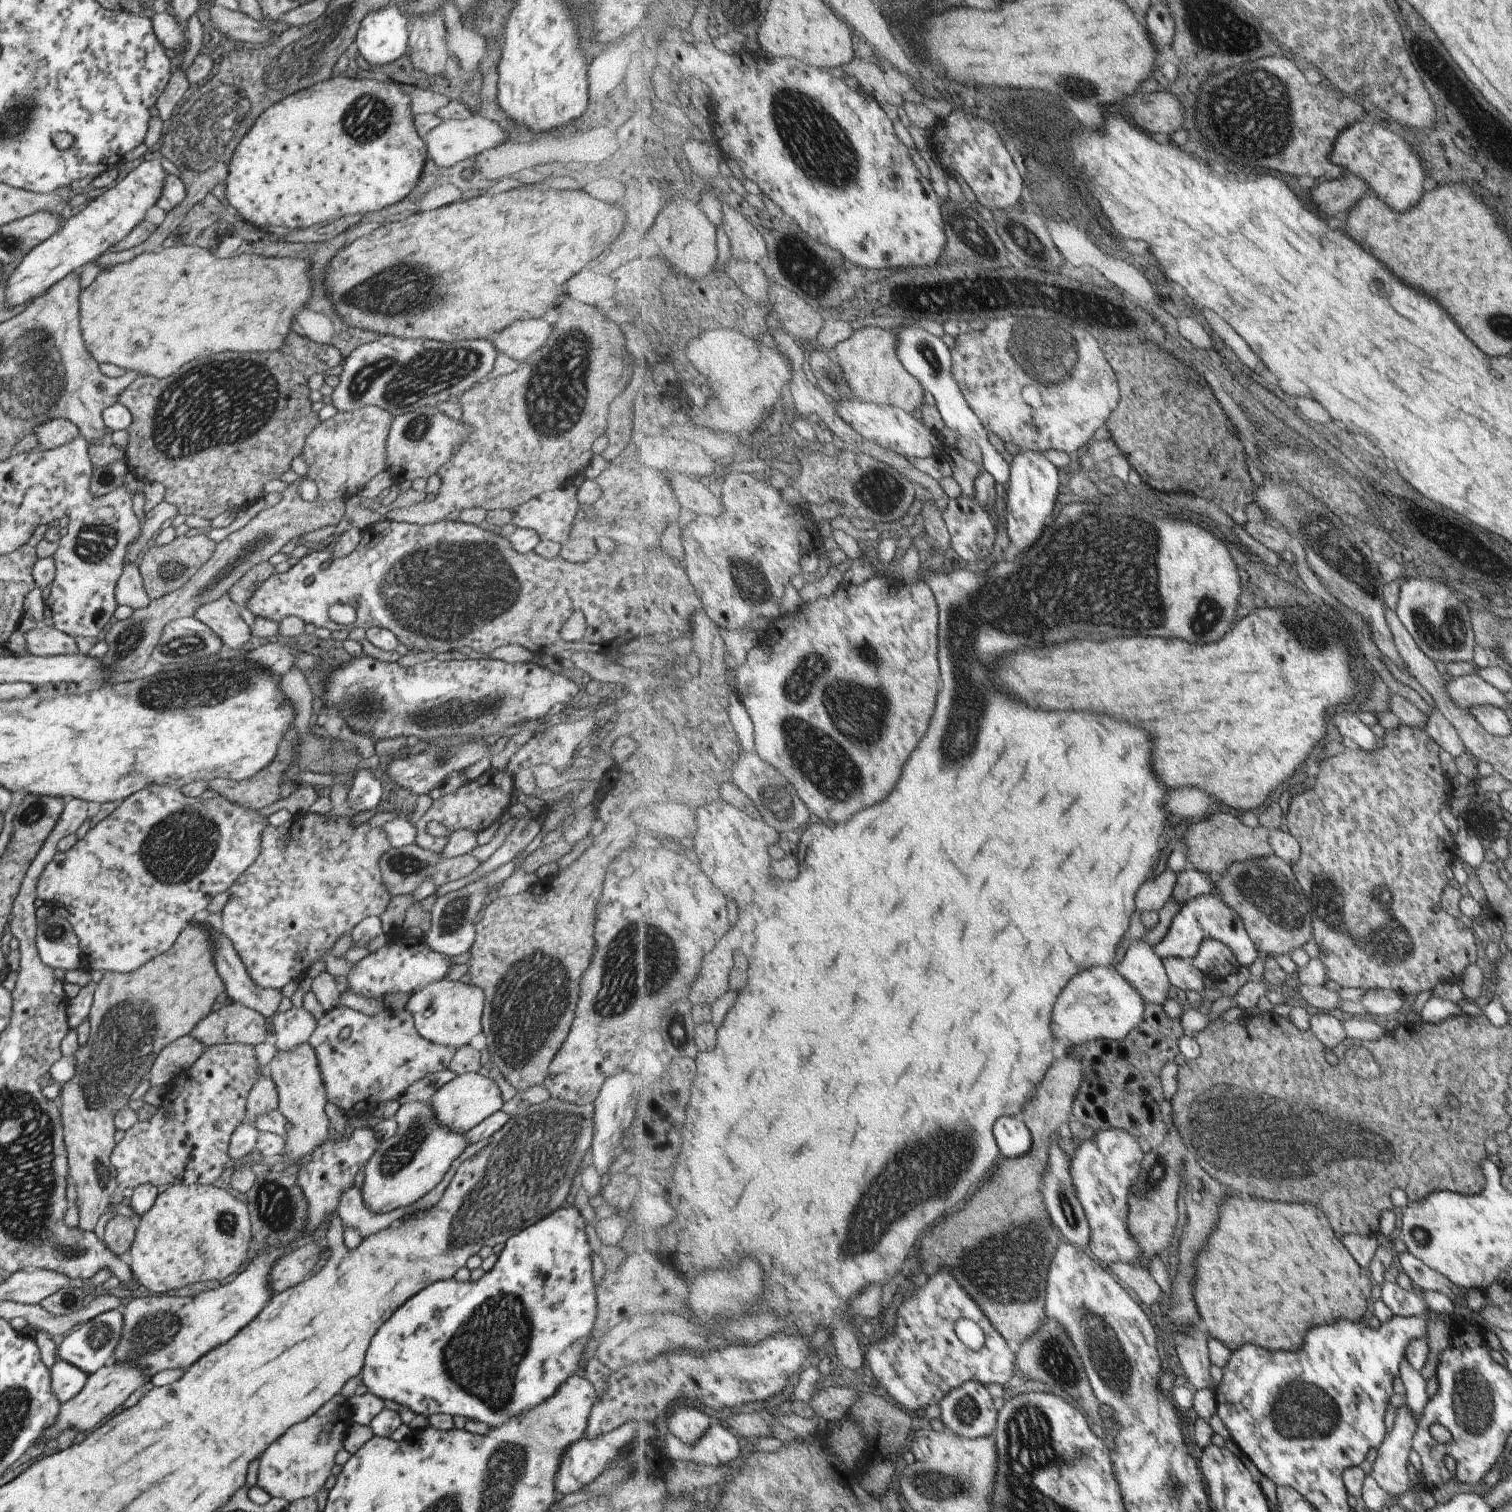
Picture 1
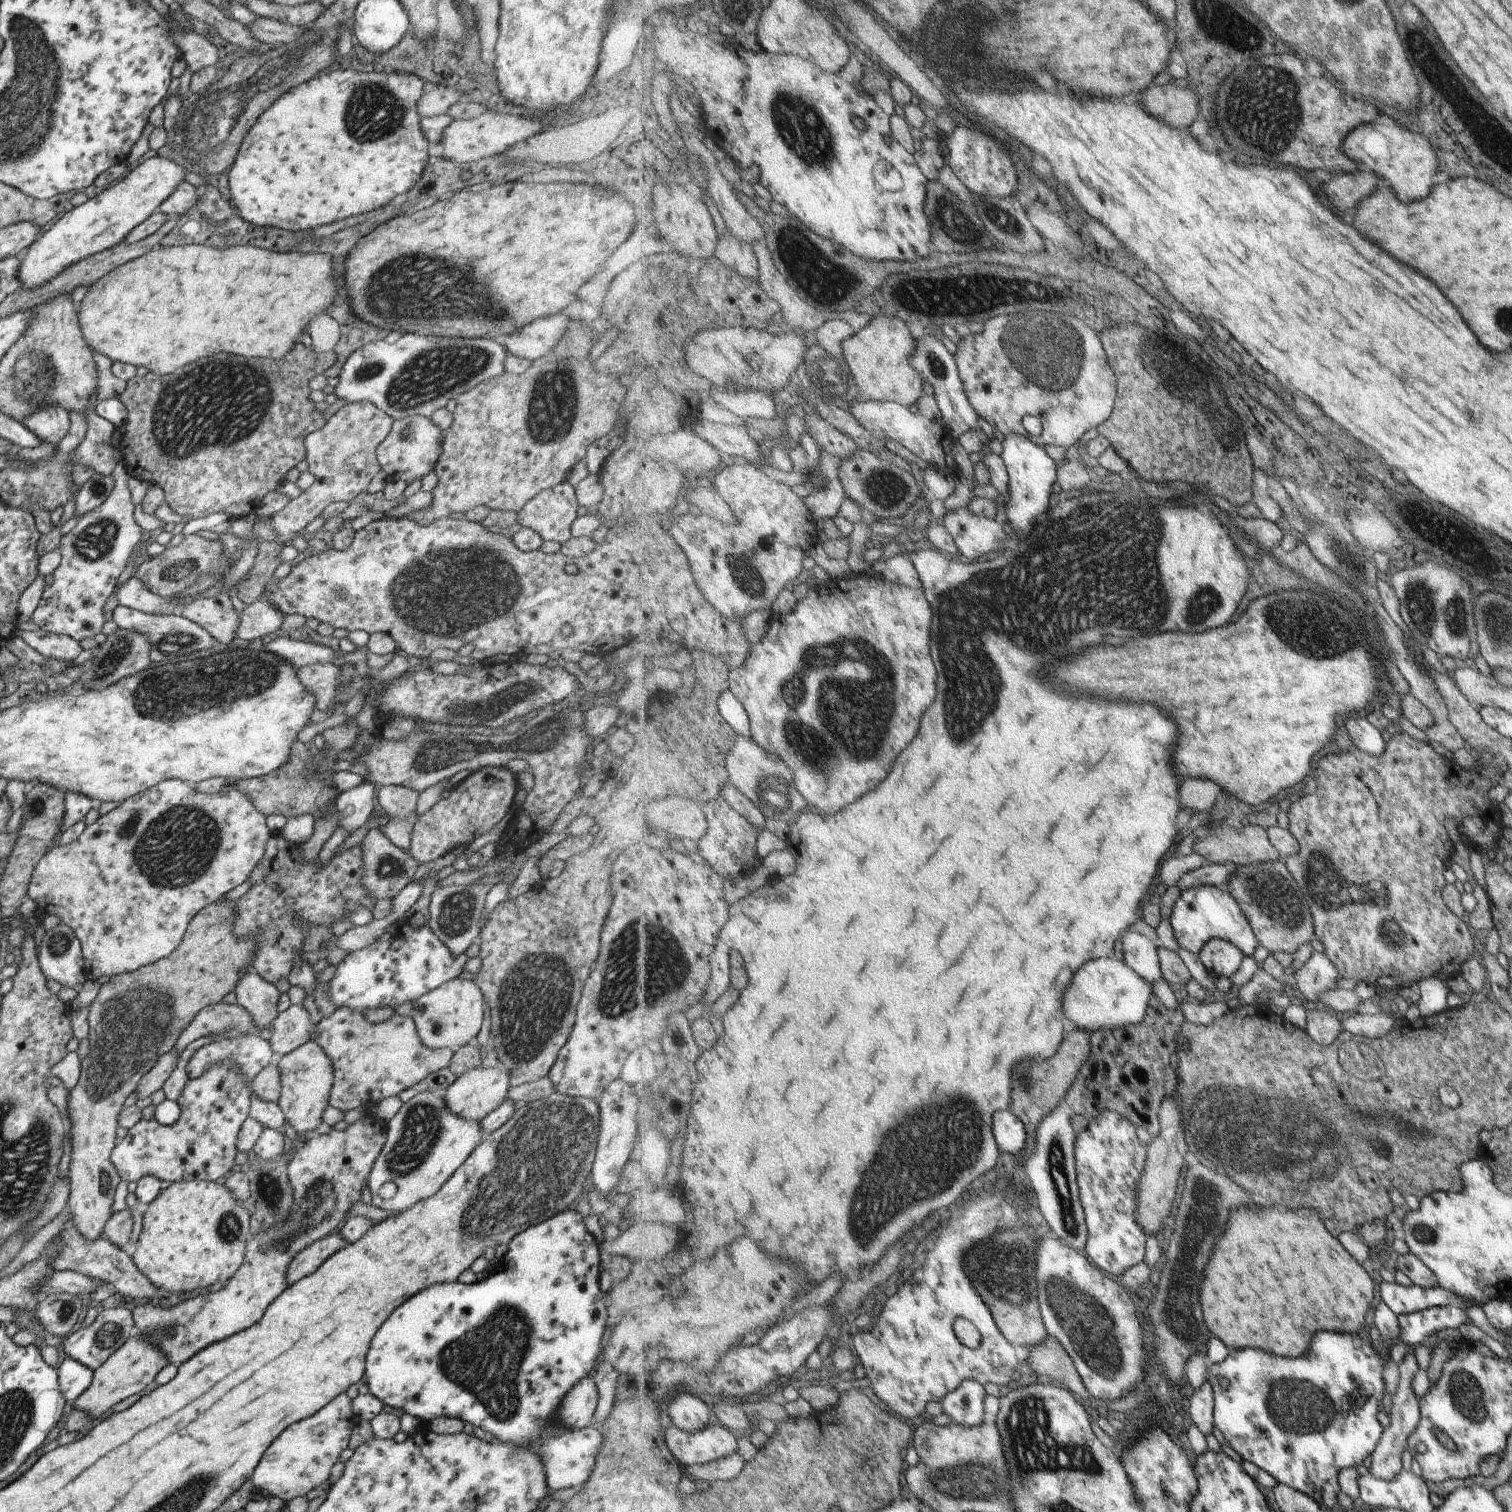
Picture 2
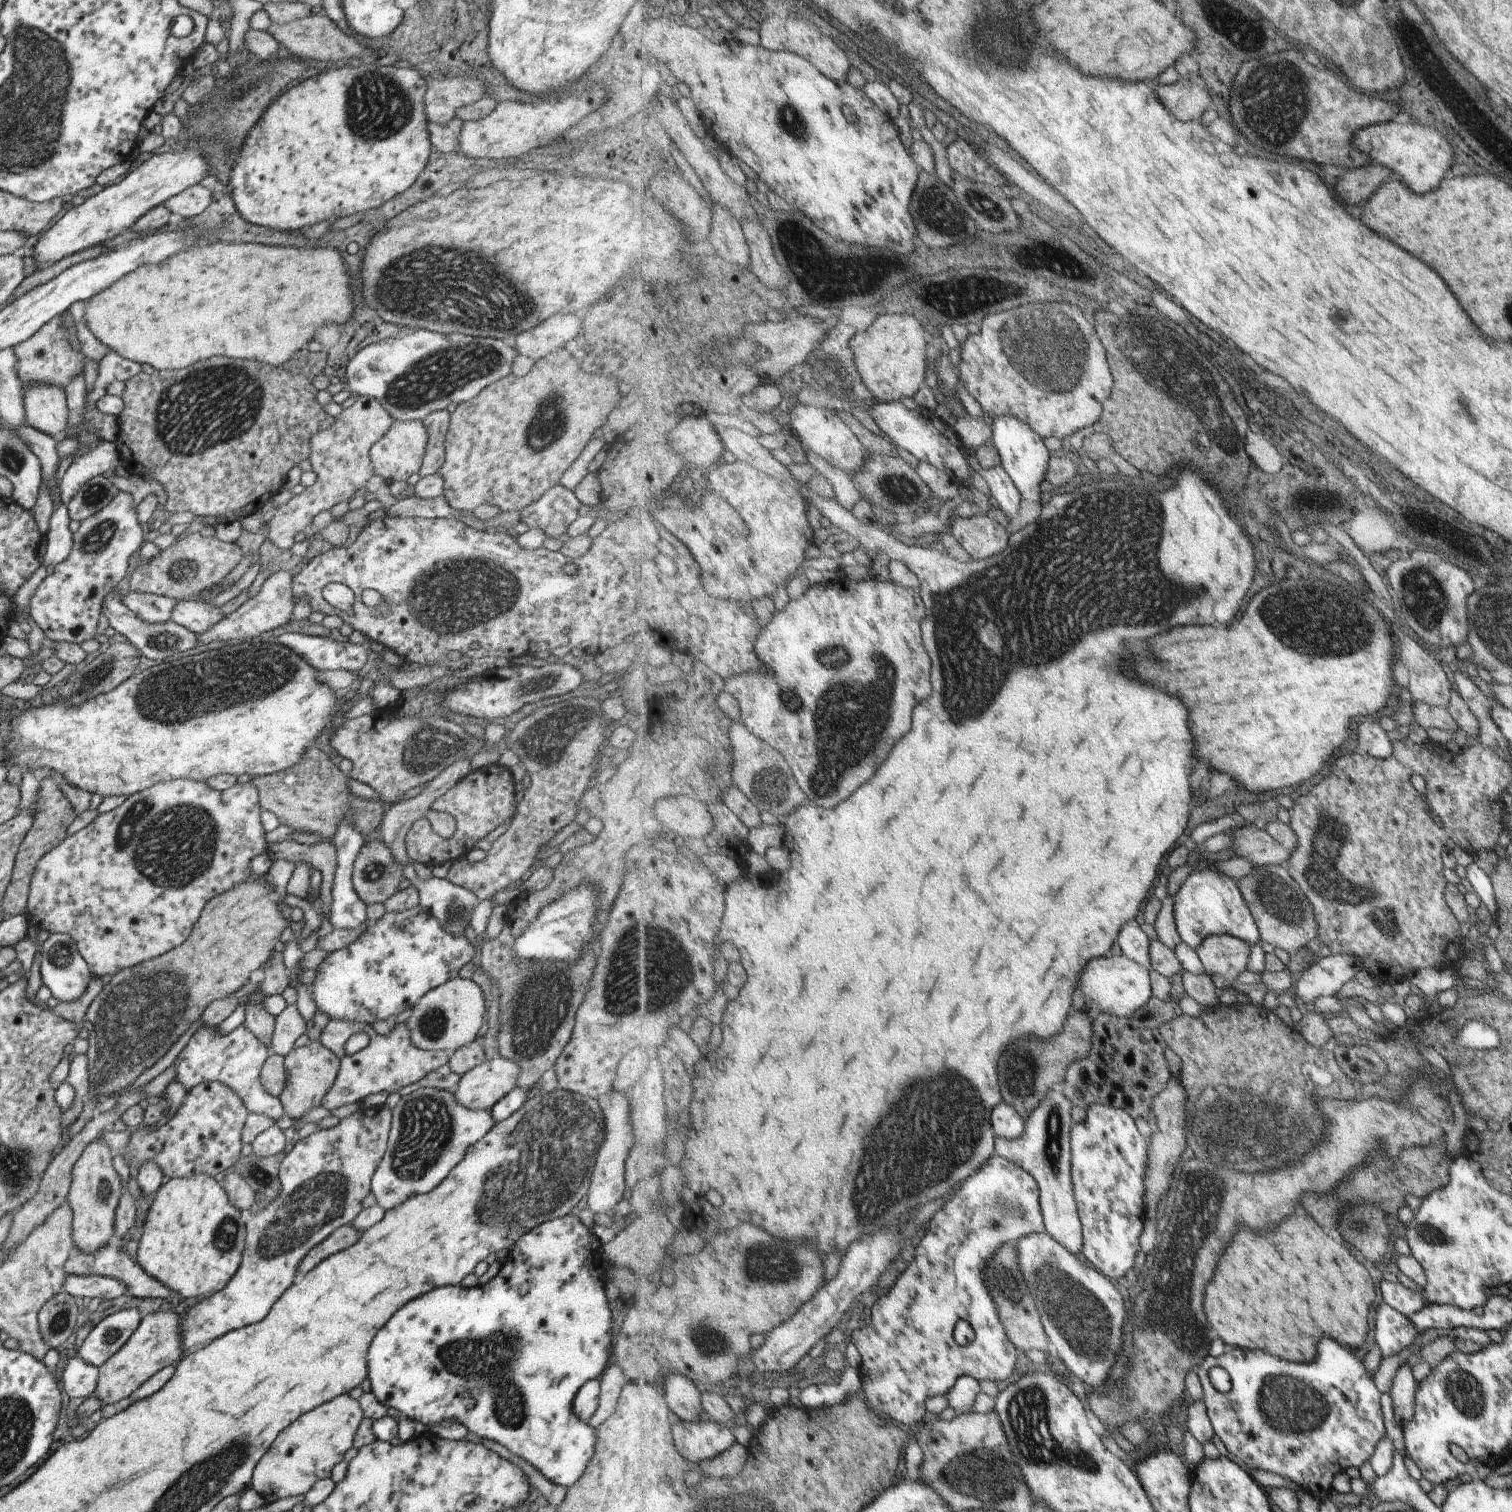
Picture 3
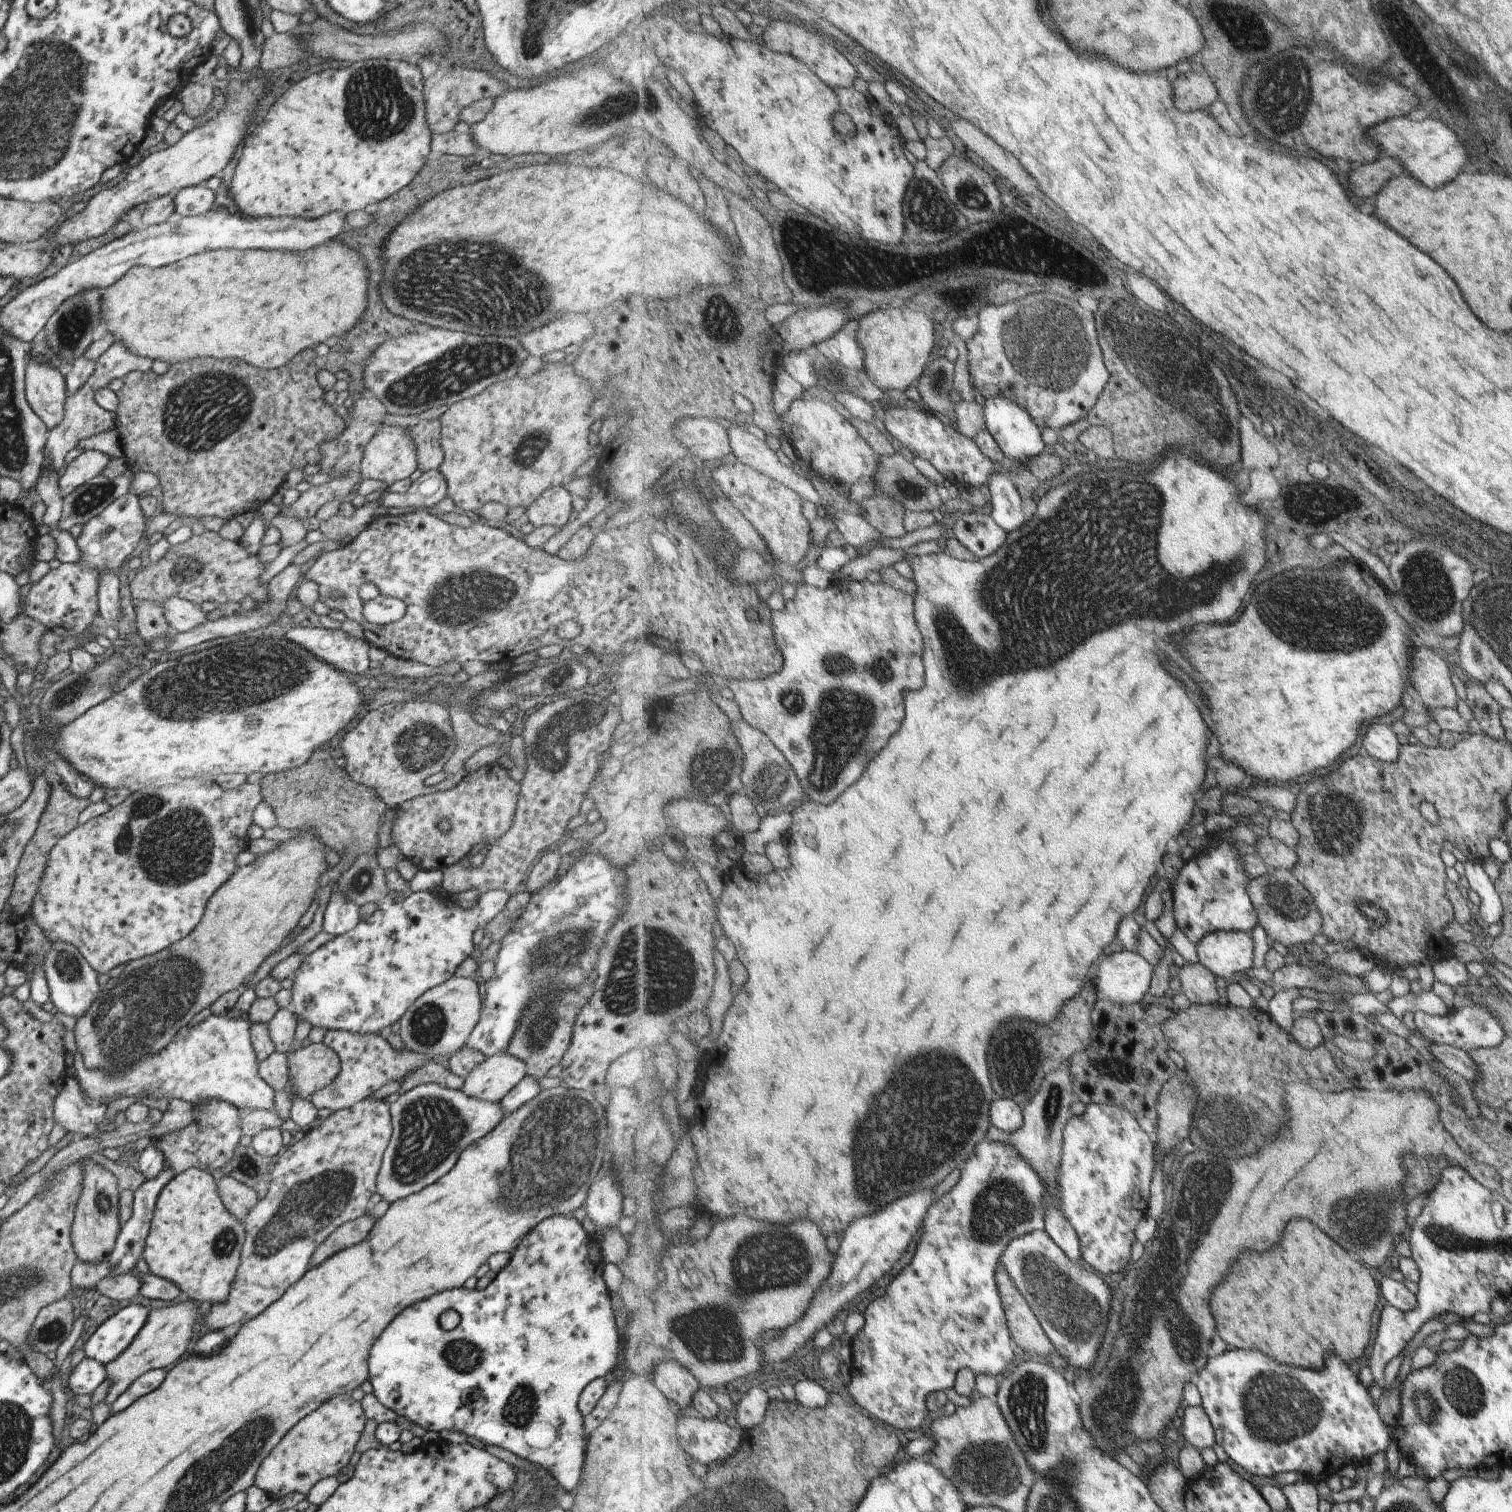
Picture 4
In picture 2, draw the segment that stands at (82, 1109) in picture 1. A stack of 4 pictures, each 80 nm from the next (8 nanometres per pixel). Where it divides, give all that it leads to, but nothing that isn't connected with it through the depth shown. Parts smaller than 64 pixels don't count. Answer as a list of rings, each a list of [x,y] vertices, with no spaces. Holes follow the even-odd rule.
[[[232,901],[212,903],[203,908],[190,921],[180,944],[164,958],[127,973],[113,974],[108,982],[101,984],[95,1000],[89,1005],[88,1054],[81,1058],[81,1075],[77,1085],[69,1092],[67,1116],[70,1121],[69,1144],[69,1200],[67,1207],[73,1214],[72,1224],[87,1241],[103,1236],[110,1208],[121,1181],[111,1161],[112,1149],[116,1146],[117,1116],[123,1109],[124,1100],[134,1091],[139,1080],[158,1062],[159,1055],[172,1050],[183,1030],[196,1015],[209,1006],[214,1006],[237,985],[238,979],[249,968],[251,958],[257,949],[257,935],[249,933],[240,939],[233,932],[235,909]]]

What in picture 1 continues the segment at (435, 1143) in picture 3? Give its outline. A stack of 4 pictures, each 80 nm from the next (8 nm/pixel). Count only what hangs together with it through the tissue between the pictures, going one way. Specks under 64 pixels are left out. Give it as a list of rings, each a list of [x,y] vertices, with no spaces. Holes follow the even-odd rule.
[[[412,1101],[400,1105],[394,1117],[398,1123],[395,1134],[383,1142],[378,1142],[373,1155],[363,1168],[363,1205],[379,1215],[402,1206],[410,1206],[418,1198],[426,1196],[442,1182],[448,1168],[468,1146],[465,1133],[455,1133],[436,1124],[429,1101]]]

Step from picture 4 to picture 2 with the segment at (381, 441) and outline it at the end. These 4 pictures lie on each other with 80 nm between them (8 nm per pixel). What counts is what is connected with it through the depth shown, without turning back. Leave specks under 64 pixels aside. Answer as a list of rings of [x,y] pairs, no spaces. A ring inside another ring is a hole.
[[[412,415],[393,421],[388,436],[380,443],[377,448],[377,459],[381,470],[390,476],[398,476],[398,480],[414,480],[424,478],[428,473],[435,469],[437,460],[441,457],[443,451],[443,430],[431,421],[430,417],[422,415]]]

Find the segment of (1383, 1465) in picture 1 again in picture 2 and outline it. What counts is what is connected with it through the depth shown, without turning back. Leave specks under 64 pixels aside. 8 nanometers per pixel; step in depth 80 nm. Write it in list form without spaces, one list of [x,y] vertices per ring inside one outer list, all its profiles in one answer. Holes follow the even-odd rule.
[[[1413,1350],[1406,1352],[1402,1361],[1402,1364],[1399,1365],[1400,1381],[1397,1392],[1393,1396],[1392,1411],[1387,1420],[1388,1427],[1386,1427],[1385,1434],[1381,1437],[1377,1449],[1374,1450],[1374,1454],[1371,1454],[1372,1464],[1369,1472],[1374,1478],[1383,1481],[1393,1481],[1403,1471],[1402,1454],[1404,1454],[1404,1450],[1408,1450],[1409,1436],[1416,1430],[1421,1419],[1419,1400],[1411,1388],[1411,1380],[1421,1368]]]

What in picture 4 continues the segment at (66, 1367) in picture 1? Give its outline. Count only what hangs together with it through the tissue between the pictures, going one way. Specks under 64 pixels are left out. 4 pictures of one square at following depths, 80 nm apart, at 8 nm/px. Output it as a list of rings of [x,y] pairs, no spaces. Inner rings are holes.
[[[84,1357],[69,1372],[68,1392],[72,1395],[90,1394],[106,1379],[106,1366],[95,1360]]]

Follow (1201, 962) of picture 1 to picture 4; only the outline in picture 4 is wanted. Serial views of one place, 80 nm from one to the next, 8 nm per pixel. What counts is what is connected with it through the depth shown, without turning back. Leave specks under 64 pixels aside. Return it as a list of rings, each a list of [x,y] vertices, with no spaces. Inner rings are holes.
[[[1218,931],[1199,944],[1201,962],[1229,982],[1254,966],[1254,936],[1244,931]]]

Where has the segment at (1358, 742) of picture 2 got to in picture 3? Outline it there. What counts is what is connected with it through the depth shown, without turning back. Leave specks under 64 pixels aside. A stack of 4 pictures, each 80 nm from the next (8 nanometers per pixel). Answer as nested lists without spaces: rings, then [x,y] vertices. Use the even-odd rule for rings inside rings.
[[[1375,718],[1359,722],[1356,728],[1358,729],[1357,751],[1377,759],[1391,757],[1393,742],[1388,739],[1386,731],[1382,729],[1382,726],[1380,726]]]

